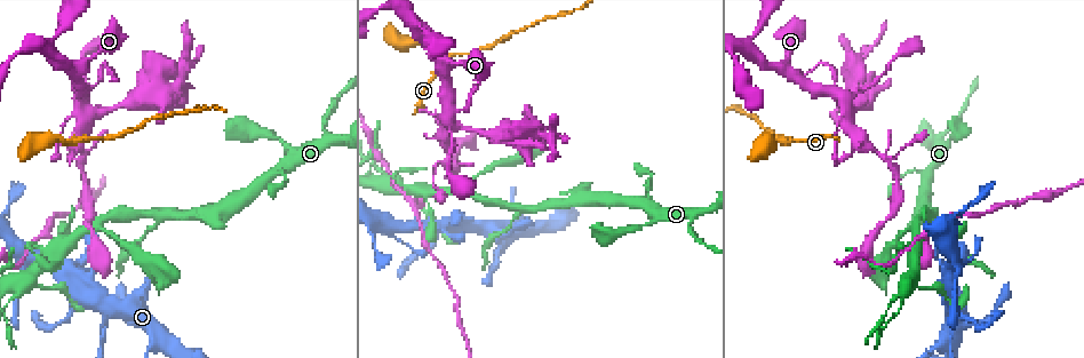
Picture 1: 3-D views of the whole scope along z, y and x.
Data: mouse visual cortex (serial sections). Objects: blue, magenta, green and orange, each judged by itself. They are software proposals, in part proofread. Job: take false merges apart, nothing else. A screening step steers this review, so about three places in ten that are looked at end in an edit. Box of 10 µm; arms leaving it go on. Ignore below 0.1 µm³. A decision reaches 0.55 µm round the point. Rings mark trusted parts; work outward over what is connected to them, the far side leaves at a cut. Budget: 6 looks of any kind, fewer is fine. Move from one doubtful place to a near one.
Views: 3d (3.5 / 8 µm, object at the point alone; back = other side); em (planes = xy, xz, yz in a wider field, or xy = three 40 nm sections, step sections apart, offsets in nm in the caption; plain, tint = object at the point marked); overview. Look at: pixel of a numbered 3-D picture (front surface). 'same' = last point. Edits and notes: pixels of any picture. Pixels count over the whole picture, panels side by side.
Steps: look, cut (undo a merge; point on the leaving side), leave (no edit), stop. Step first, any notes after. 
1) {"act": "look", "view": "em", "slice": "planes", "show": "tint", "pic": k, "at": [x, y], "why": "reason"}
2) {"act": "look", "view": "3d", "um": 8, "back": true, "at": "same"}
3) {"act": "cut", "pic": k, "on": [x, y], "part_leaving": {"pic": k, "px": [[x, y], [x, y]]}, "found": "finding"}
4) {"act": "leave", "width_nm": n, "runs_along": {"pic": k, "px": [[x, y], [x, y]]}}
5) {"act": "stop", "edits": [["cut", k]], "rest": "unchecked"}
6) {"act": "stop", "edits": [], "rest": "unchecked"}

{"act": "look", "view": "3d", "um": 3.5, "pic": 1, "at": [915, 221], "why": "abrupt turn"}

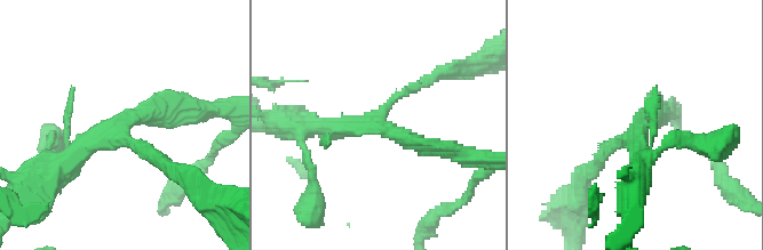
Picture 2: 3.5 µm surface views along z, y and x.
{"act": "look", "view": "em", "slice": "xy", "step": 2, "show": "tint", "pic": 2, "at": [642, 120], "arms": 3, "arm_widths_nm": [150, 250, 250], "why": "now the EM"}

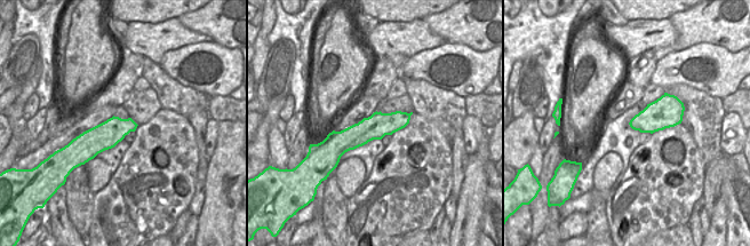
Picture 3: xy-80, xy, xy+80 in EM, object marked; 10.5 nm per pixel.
{"act": "look", "view": "em", "slice": "planes", "show": "tint", "at": "same", "why": "another direction"}

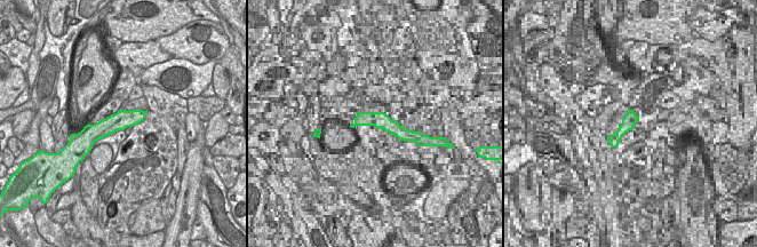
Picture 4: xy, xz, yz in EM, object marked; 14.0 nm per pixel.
{"act": "leave", "runs_along": {"pic": 2, "px": [[190, 105], [117, 122], [61, 168]]}, "found": "one cell here"}

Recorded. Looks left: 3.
{"act": "look", "view": "3d", "um": 3.5, "pic": 1, "at": [32, 277], "why": "sudden change in width"}

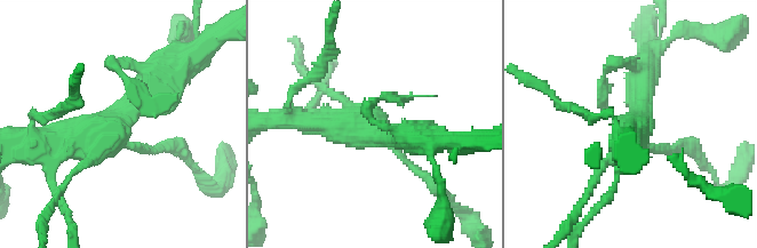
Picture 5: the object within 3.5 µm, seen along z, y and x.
{"act": "look", "view": "em", "slice": "xy", "step": 3, "show": "plain", "pic": 5, "at": [370, 132], "why": "shape alone is not enough"}

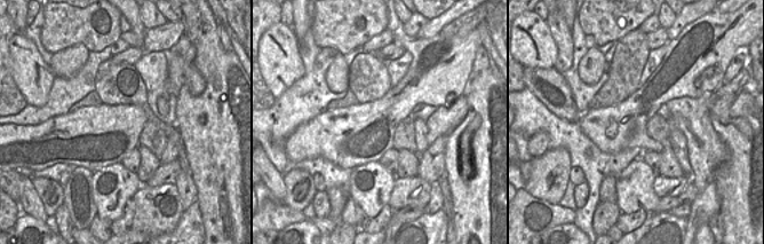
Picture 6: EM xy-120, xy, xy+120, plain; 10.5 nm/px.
{"act": "look", "view": "em", "slice": "xy", "step": 3, "show": "tint", "at": "same"}

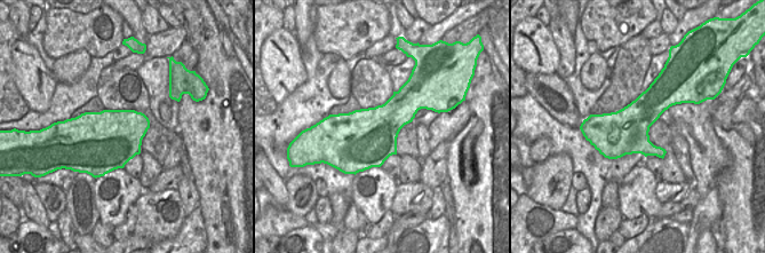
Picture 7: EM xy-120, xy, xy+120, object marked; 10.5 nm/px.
{"act": "leave", "runs_along": {"pic": 5, "px": [[166, 69], [113, 128], [46, 157]]}, "found": "all the same cell"}

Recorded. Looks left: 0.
{"act": "stop", "edits": [], "rest": "unchecked"}

